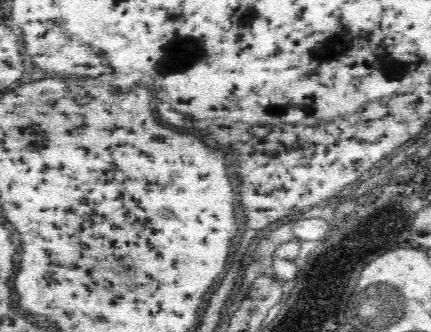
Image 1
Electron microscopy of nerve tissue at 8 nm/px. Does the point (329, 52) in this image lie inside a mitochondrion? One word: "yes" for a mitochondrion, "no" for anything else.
no

